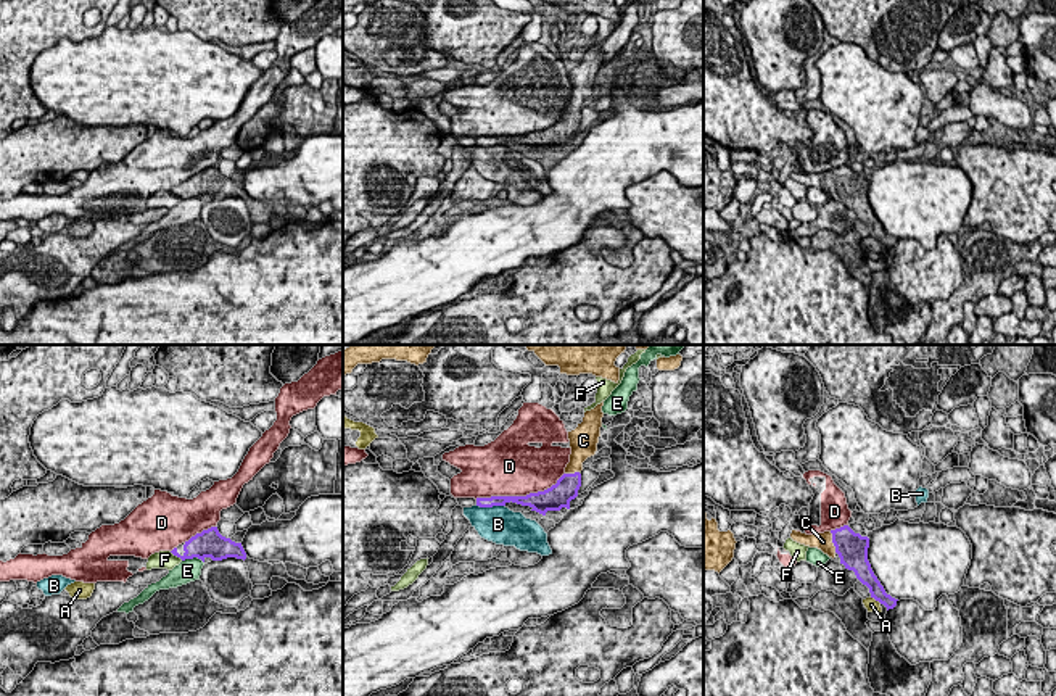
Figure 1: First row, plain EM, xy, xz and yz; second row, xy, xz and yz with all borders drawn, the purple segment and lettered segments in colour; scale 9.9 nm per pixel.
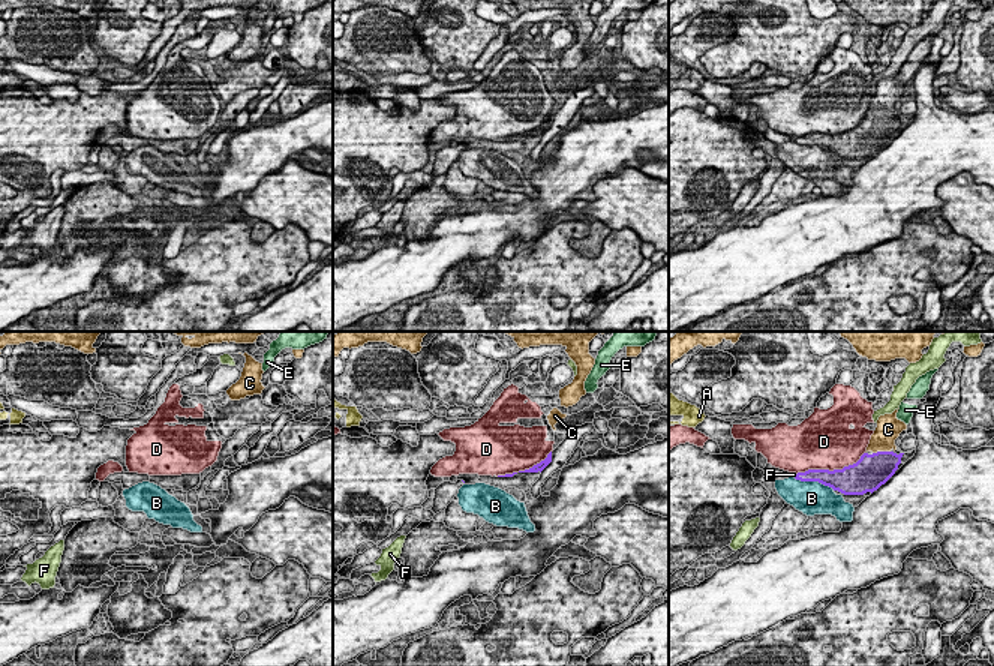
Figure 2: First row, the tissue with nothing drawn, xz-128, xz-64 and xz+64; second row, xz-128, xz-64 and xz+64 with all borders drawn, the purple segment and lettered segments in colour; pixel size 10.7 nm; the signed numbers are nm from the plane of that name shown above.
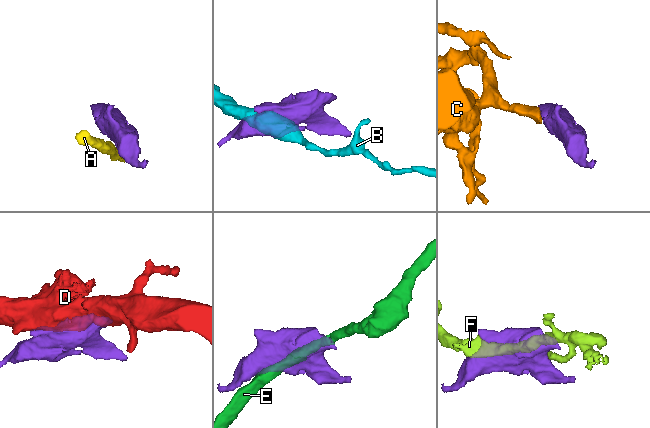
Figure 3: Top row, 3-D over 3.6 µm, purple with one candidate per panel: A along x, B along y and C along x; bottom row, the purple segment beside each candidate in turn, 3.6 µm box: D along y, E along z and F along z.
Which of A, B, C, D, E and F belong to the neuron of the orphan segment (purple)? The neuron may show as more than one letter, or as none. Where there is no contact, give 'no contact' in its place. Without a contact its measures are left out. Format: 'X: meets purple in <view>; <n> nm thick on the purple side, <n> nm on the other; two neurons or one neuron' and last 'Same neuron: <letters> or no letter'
A: meets purple in yz; 160 nm thick on the purple side, 140 nm on the other; two neurons
B: meets purple in xz; 100 nm thick on the purple side, 380 nm on the other; two neurons
C: meets purple in yz; 320 nm thick on the purple side, 170 nm on the other; one neuron
D: meets purple in xz; 220 nm thick on the purple side, 480 nm on the other; two neurons
E: meets purple in xy; 280 nm thick on the purple side, 220 nm on the other; two neurons
F: meets purple in xy; 220 nm thick on the purple side, 190 nm on the other; two neurons
Same neuron: C

